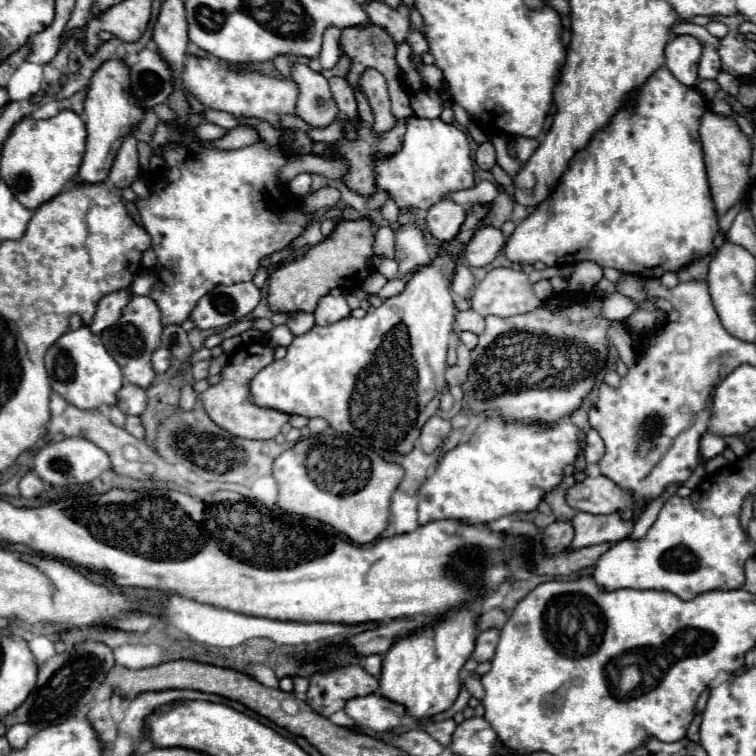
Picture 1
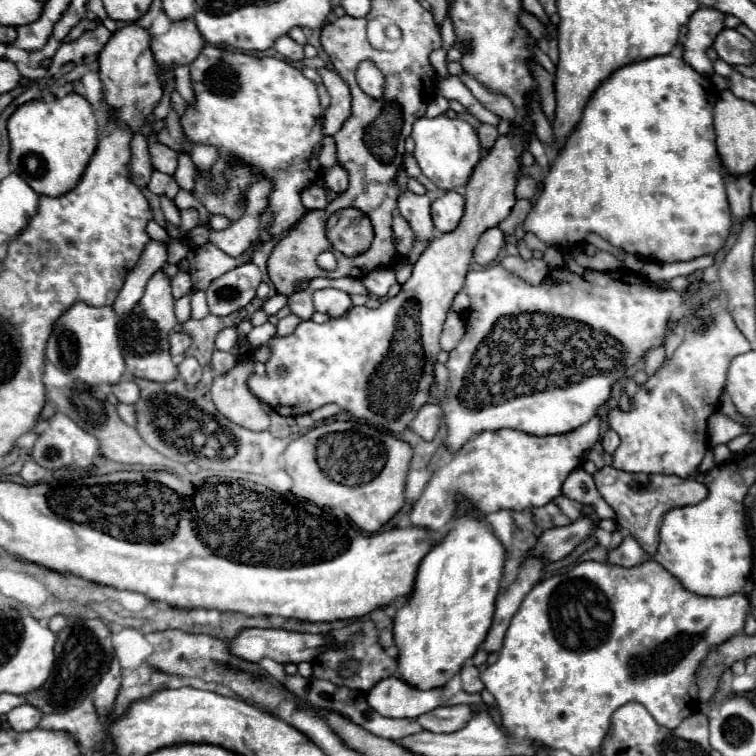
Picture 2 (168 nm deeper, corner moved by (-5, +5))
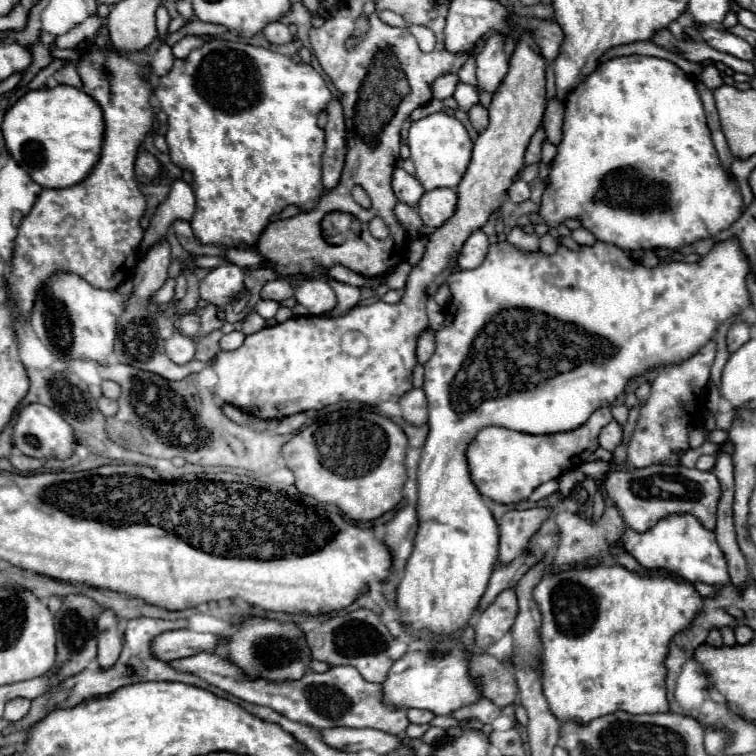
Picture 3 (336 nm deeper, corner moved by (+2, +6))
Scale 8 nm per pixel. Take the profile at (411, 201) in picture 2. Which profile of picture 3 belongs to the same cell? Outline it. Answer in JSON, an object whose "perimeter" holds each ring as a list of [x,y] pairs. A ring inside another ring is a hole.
{"perimeter":[[[395,168],[395,172],[393,172],[393,192],[395,192],[395,196],[397,196],[399,202],[415,208],[419,204],[419,200],[421,200],[421,196],[423,196],[425,190],[403,168]]]}

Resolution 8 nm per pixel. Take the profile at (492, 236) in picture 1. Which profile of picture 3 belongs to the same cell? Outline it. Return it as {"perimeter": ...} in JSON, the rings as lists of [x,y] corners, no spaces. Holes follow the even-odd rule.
{"perimeter":[[[477,230],[469,236],[469,240],[463,244],[463,250],[457,258],[457,266],[463,270],[471,270],[483,264],[485,256],[489,252],[489,238],[483,230]]]}

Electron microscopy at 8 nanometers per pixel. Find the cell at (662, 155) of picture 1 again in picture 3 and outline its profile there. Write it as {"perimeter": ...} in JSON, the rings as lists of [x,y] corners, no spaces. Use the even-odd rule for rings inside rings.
{"perimeter":[[[619,56],[619,58],[611,58],[611,60],[603,62],[603,64],[599,64],[599,68],[583,84],[579,84],[565,100],[563,138],[561,138],[561,144],[557,146],[557,156],[551,162],[549,170],[551,170],[549,172],[549,184],[545,186],[545,192],[541,196],[541,210],[539,210],[541,220],[549,228],[557,228],[565,220],[575,218],[597,240],[601,240],[605,244],[613,244],[613,246],[617,246],[617,248],[621,248],[625,252],[633,252],[633,250],[639,250],[639,248],[643,248],[643,250],[649,250],[649,248],[677,250],[677,248],[689,246],[693,242],[705,240],[709,236],[715,236],[721,230],[727,230],[741,216],[741,192],[739,192],[737,182],[729,180],[729,176],[723,172],[721,162],[717,158],[717,152],[713,148],[711,132],[709,132],[707,120],[705,120],[703,102],[701,102],[699,92],[697,92],[697,80],[693,76],[685,74],[677,64],[673,64],[669,60],[663,60],[663,58]]]}

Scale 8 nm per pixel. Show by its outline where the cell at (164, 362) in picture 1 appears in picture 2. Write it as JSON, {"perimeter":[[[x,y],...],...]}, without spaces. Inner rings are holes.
{"perimeter":[[[174,331],[170,333],[170,353],[172,355],[184,355],[186,349],[190,347],[192,343],[192,337],[184,331]]]}

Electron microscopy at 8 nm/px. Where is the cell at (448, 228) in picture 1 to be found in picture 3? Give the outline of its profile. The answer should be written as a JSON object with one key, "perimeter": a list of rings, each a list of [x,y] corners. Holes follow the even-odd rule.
{"perimeter":[[[435,188],[425,192],[419,200],[419,216],[423,224],[431,230],[443,226],[455,212],[457,194],[451,188]]]}

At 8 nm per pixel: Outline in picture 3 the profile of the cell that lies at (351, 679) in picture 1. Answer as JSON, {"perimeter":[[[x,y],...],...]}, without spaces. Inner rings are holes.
{"perimeter":[[[355,610],[325,620],[317,630],[307,634],[307,646],[315,660],[329,666],[353,666],[367,682],[381,684],[389,668],[407,652],[407,644],[393,638],[379,616],[371,610]]]}

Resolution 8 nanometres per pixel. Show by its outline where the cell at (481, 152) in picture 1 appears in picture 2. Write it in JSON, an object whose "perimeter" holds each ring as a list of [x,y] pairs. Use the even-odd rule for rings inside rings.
{"perimeter":[[[482,123],[482,125],[478,127],[478,137],[480,137],[480,145],[488,151],[488,149],[494,145],[494,141],[496,141],[498,131],[496,131],[494,125],[486,125],[486,123]]]}

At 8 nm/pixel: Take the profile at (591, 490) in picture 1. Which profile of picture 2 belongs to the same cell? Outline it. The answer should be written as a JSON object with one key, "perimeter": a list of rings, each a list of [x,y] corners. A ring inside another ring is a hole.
{"perimeter":[[[604,467],[600,471],[594,473],[594,483],[600,491],[600,495],[604,497],[604,501],[616,511],[618,523],[622,525],[622,529],[636,537],[636,541],[642,545],[642,549],[650,555],[656,553],[658,549],[658,531],[660,531],[660,523],[664,519],[664,515],[670,509],[676,507],[684,507],[684,505],[696,505],[700,503],[706,495],[708,489],[704,483],[696,481],[694,477],[676,477],[676,475],[654,475],[654,473],[626,473],[626,471],[618,471],[614,467]]]}

